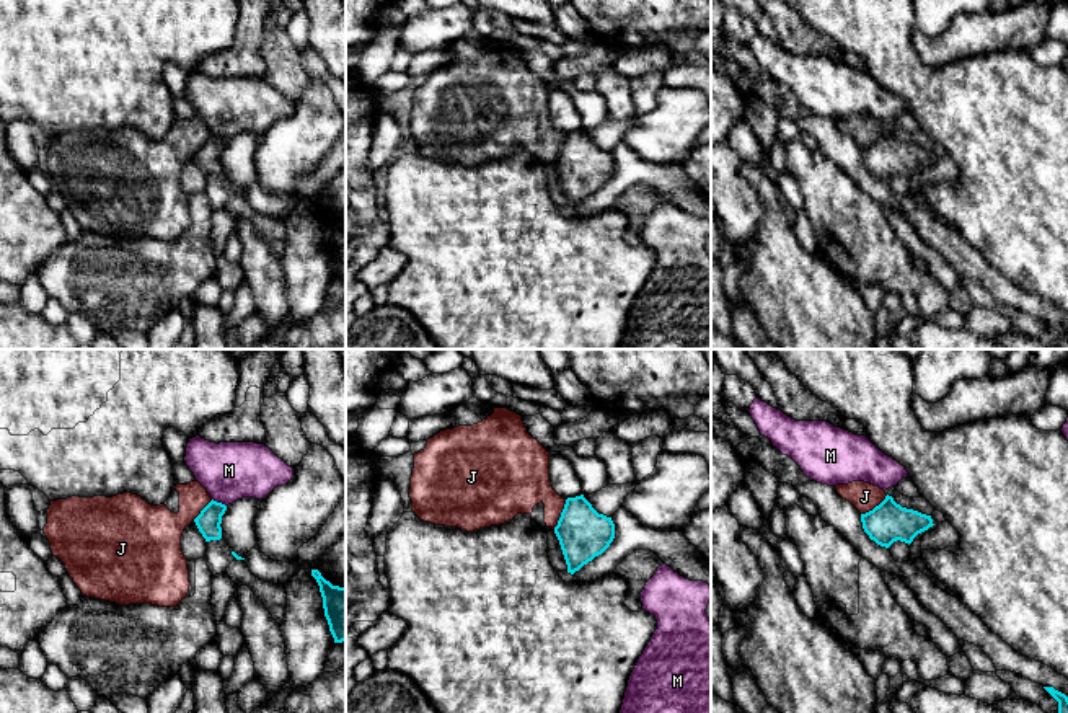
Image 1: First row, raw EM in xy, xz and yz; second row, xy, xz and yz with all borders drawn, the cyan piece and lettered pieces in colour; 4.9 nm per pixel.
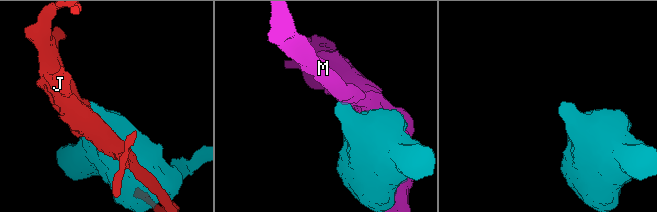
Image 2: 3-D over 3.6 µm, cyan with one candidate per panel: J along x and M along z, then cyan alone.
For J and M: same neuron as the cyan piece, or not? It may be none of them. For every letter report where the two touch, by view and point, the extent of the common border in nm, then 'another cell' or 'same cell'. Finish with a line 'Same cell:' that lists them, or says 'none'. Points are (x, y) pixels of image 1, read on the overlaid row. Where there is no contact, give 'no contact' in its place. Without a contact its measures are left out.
J: contact xz (561, 514); length 160 nm; another cell
M: contact xy (219, 503); length 80 nm; another cell
Same cell: none

